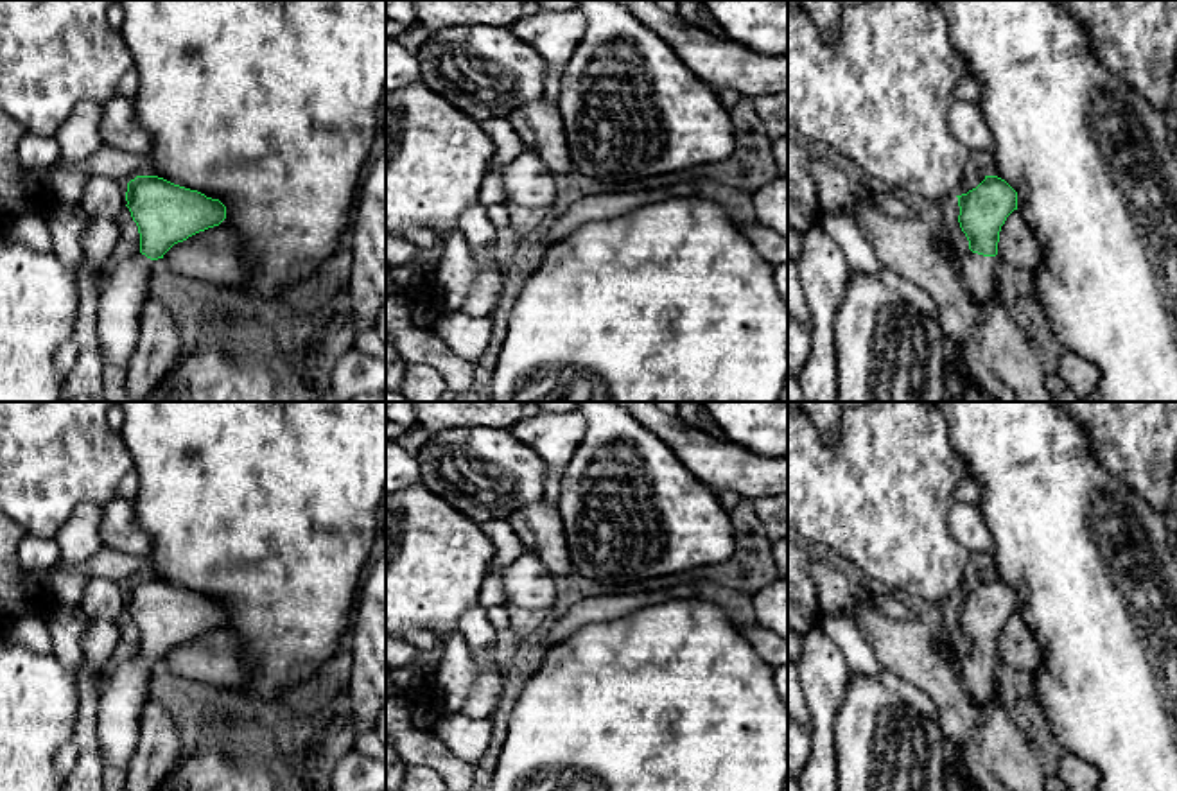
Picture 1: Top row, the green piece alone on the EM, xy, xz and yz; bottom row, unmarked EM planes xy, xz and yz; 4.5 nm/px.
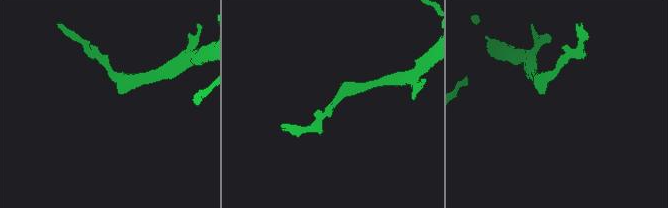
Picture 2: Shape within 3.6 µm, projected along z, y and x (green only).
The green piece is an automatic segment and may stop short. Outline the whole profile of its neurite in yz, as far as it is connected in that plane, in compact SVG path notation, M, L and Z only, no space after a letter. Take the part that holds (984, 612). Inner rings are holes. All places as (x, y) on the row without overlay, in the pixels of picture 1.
M985 578L976 590L956 599L958 624L969 642L969 655L956 656L942 639L937 640L937 648L951 656L955 673L972 701L990 705L996 694L999 633L1007 619L1017 612L1017 594L1005 581Z

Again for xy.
M136 578L127 585L127 610L140 635L140 655L104 674L97 703L97 752L102 768L109 766L127 773L135 744L140 735L140 712L149 701L151 667L178 644L219 628L226 621L226 608L219 601L197 592L174 587L158 578Z

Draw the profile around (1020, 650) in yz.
M1014 612L1001 628L998 656L1008 669L1021 673L1035 673L1044 660L1042 646L1019 612Z

